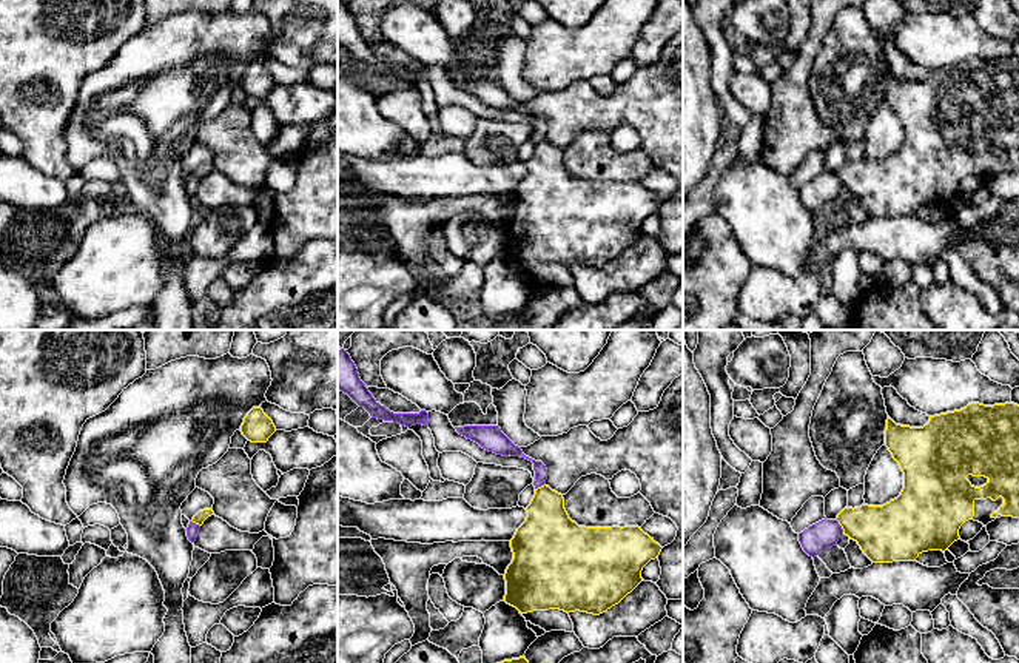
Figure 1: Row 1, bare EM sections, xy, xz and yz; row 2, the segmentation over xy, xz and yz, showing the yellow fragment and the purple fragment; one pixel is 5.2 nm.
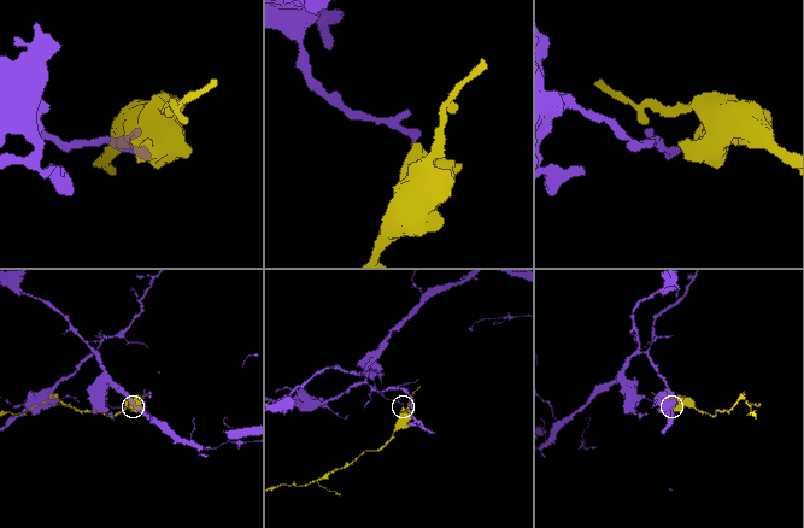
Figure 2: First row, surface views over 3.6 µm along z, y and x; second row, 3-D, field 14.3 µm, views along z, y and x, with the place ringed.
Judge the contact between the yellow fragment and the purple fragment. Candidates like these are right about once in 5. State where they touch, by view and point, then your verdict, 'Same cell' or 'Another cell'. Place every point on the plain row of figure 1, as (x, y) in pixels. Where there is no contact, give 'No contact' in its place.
Touches yellow at yz (840, 179). Another cell

